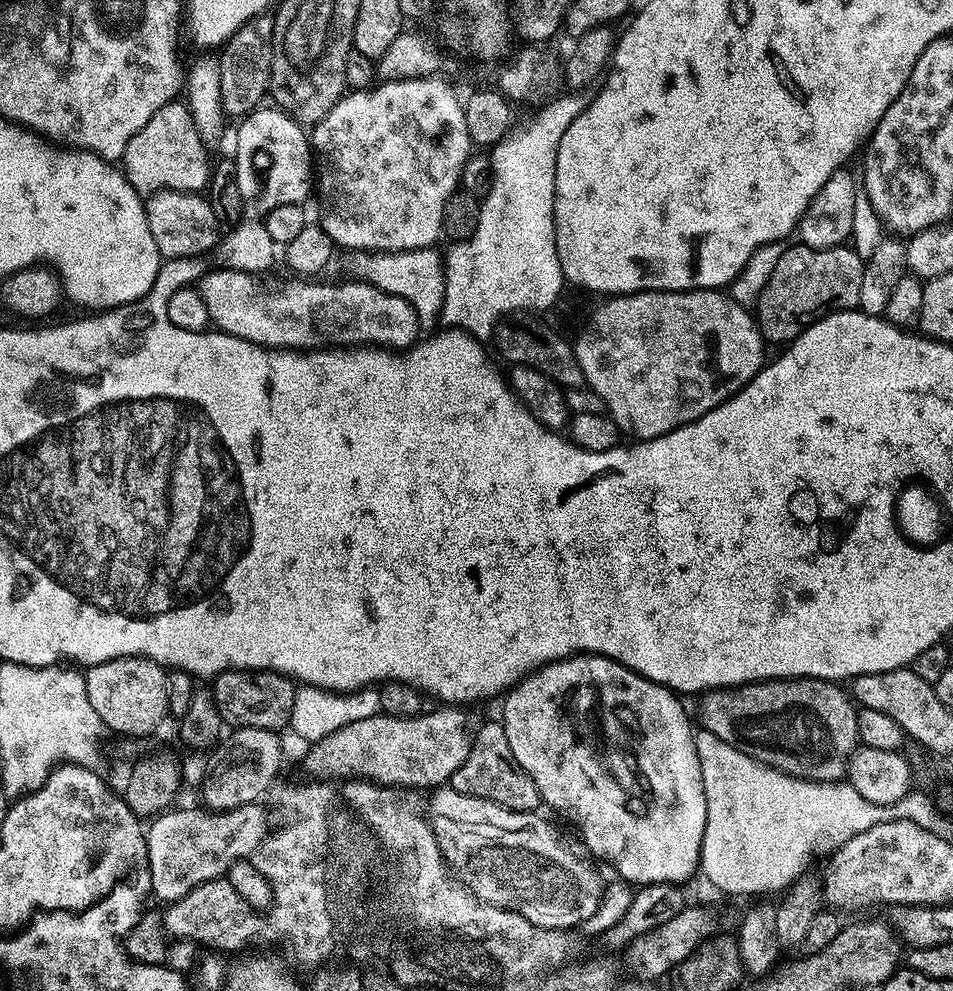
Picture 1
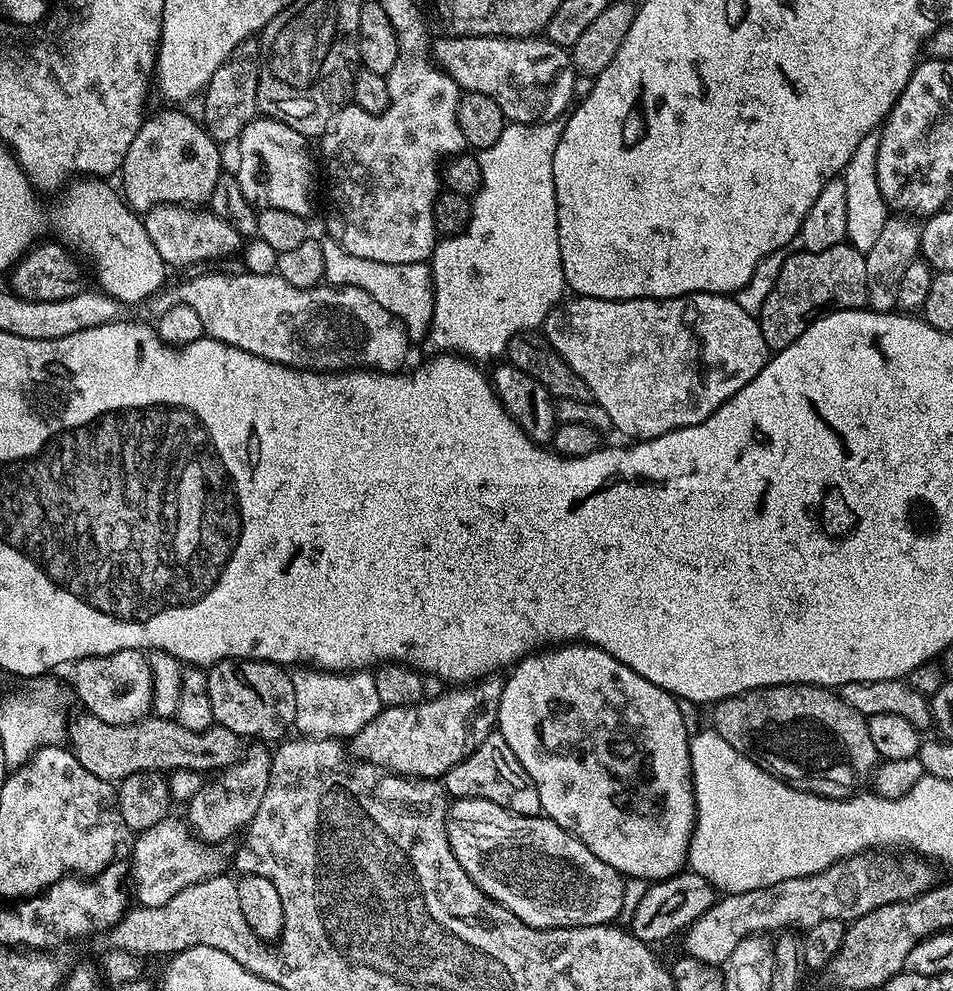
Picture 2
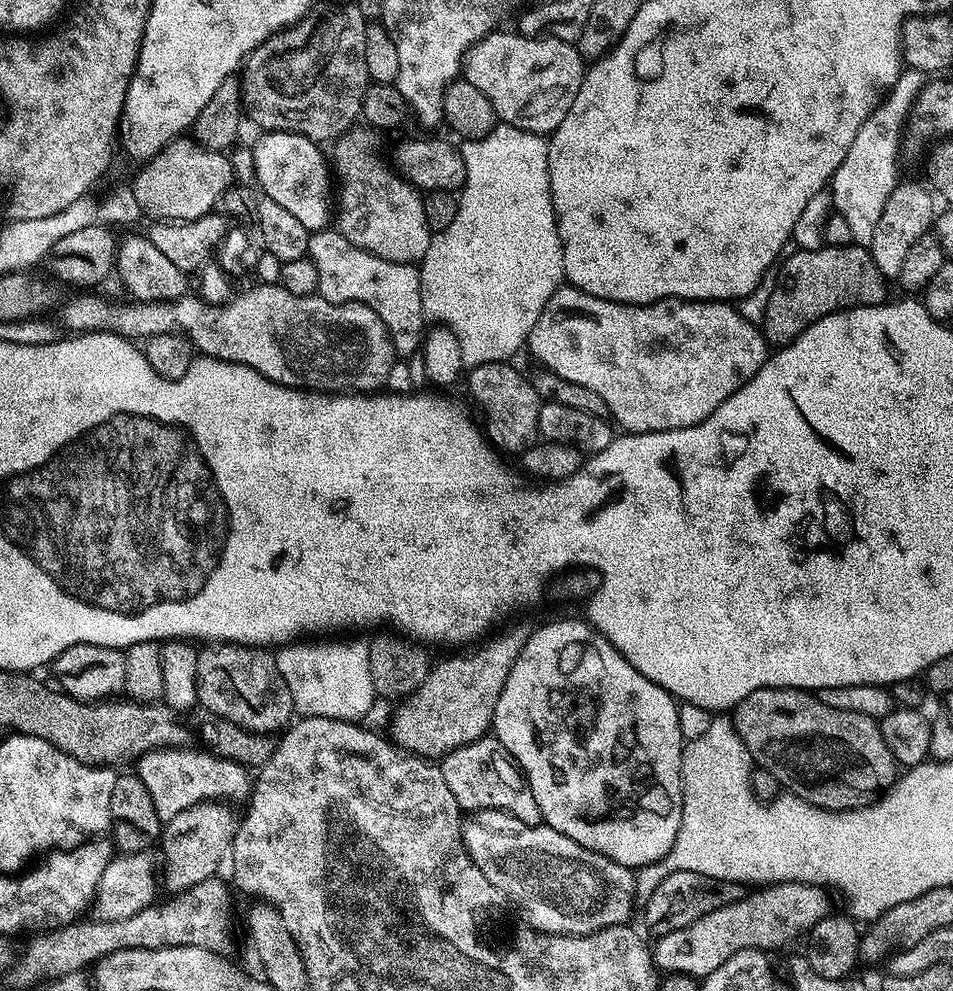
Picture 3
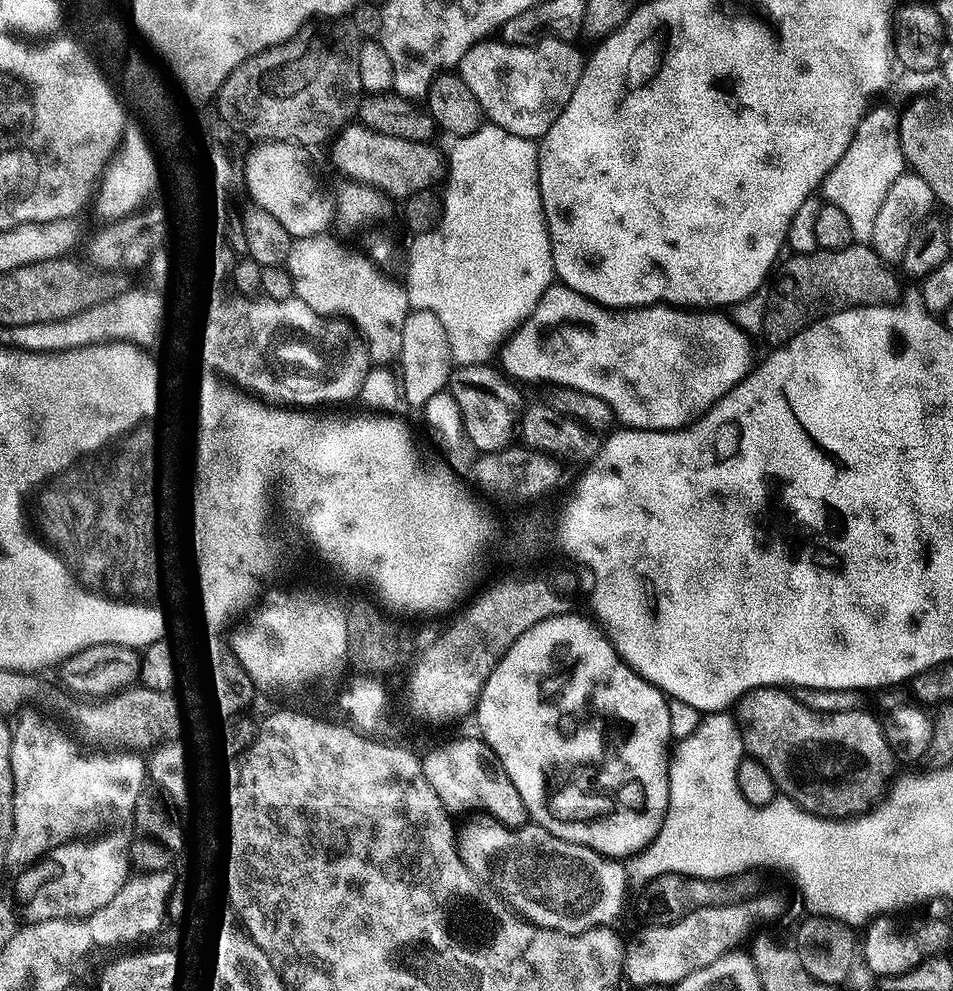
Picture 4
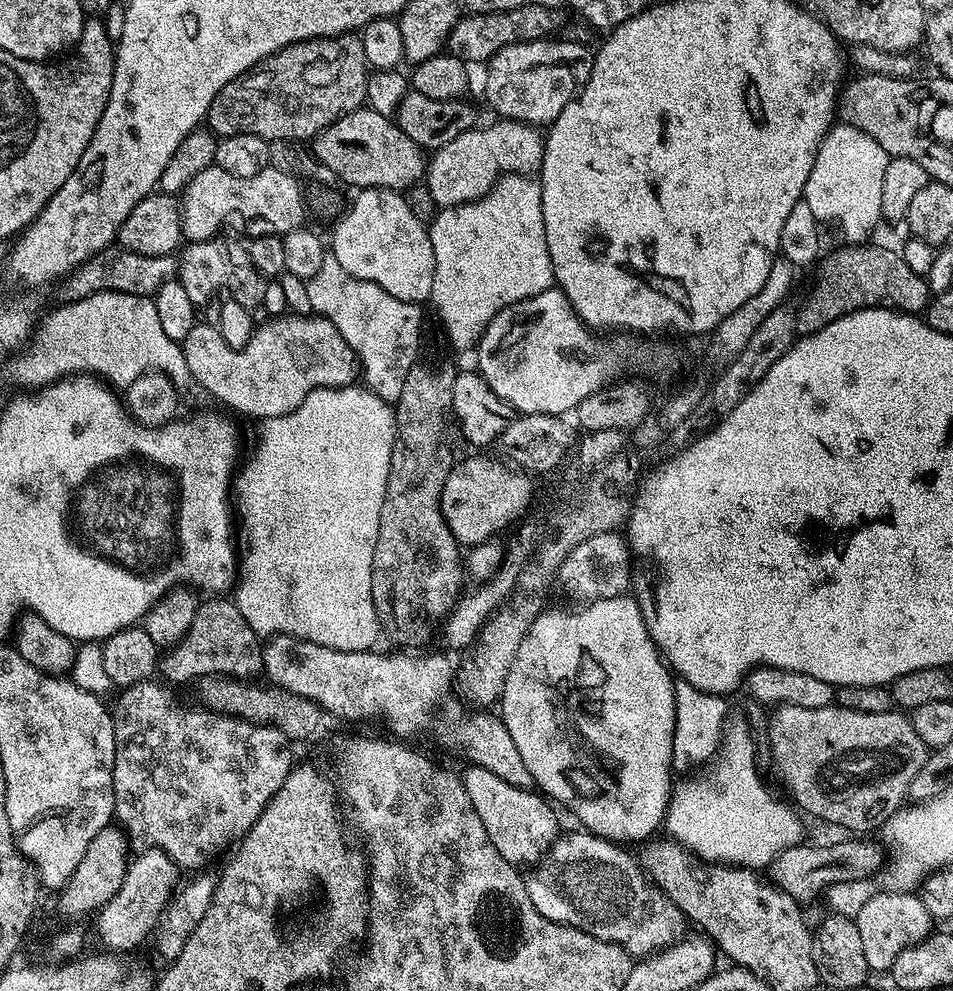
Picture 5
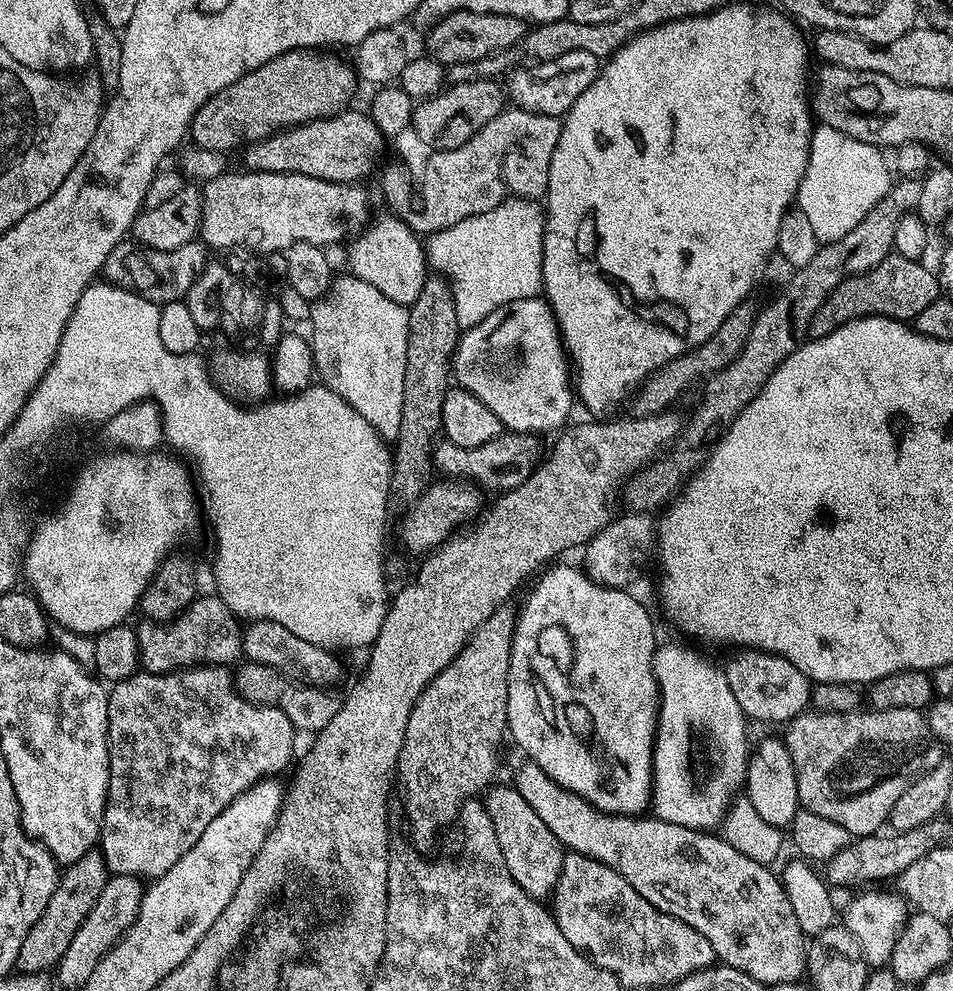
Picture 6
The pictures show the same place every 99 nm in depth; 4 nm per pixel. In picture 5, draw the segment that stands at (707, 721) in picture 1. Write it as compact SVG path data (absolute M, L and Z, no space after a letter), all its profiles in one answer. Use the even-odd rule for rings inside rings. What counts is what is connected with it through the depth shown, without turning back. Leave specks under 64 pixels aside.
M789 704L779 705L773 711L776 713L773 714L772 721L768 724L768 744L772 747L772 760L776 763L776 768L780 771L785 786L792 791L793 798L791 797L791 799L801 813L809 812L810 815L817 816L818 819L825 820L828 824L837 824L838 827L845 828L848 834L868 834L864 832L872 832L875 828L877 831L895 812L905 807L906 801L909 799L911 783L927 763L930 750L922 742L922 738L918 738L918 734L914 734L914 726L905 713L900 710L891 711L859 712L856 708L839 708L839 706L811 708L810 706L790 706Z

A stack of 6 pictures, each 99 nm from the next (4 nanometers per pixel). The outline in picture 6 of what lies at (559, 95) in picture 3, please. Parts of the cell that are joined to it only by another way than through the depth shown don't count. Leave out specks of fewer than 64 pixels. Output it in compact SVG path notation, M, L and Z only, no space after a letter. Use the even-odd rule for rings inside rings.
M571 51L559 58L533 63L532 68L516 66L507 73L506 92L511 103L527 112L537 112L547 116L561 117L572 108L579 98L594 82L602 67L600 58L585 51Z

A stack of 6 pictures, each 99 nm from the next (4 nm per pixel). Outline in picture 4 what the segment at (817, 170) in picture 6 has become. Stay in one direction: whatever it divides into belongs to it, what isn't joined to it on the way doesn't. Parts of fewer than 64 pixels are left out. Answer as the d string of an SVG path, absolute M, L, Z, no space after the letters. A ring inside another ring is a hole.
M905 71L900 81L887 93L880 107L872 113L872 117L860 127L858 138L854 138L854 146L850 146L842 166L838 166L832 176L831 207L840 211L840 216L848 223L848 232L856 239L853 241L857 245L868 246L872 243L881 209L898 175L896 158L898 162L902 152L902 127L906 118L906 105L922 91L925 83L925 73Z

